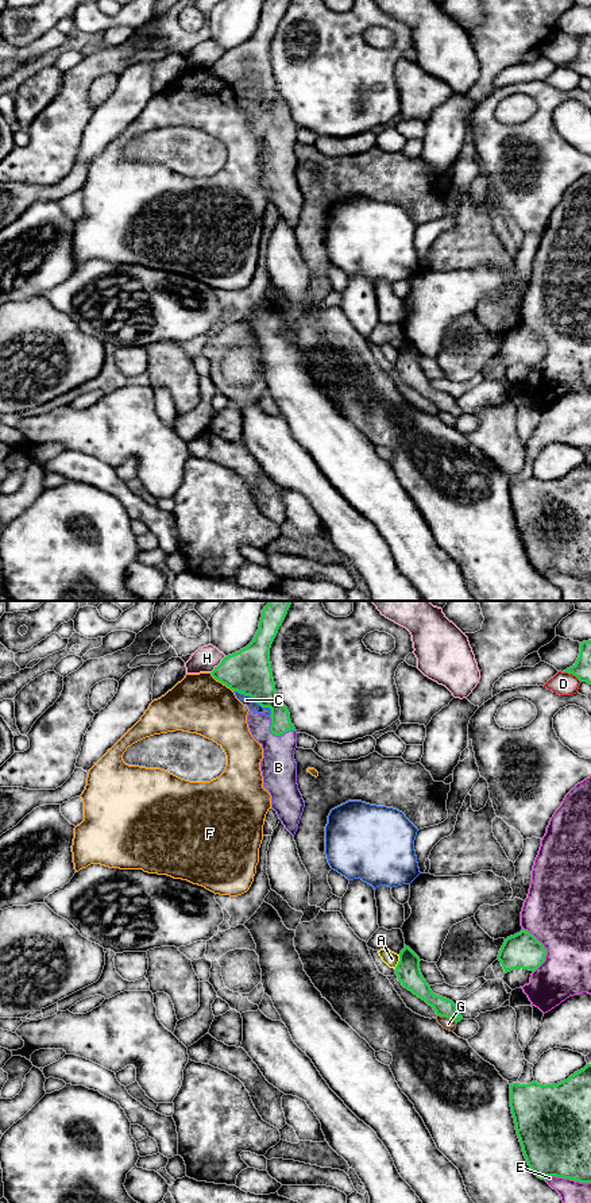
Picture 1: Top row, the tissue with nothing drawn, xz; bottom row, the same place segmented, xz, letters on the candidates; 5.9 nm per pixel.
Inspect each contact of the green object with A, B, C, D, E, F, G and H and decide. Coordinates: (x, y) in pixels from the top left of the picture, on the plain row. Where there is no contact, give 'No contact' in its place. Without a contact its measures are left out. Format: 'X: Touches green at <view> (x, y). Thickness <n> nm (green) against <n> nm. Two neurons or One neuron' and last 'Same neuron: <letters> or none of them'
A: Touches green at xz (398, 357). Thickness 140 nm (green) against 90 nm. Two neurons
B: Touches green at xz (275, 130). Thickness 140 nm (green) against 220 nm. One neuron
C: Touches green at xz (254, 96). Thickness 280 nm (green) against 60 nm. Two neurons
D: Touches green at xz (572, 69). Thickness 110 nm (green) against 140 nm. Two neurons
E: Touches green at xz (544, 343). Thickness 220 nm (green) against 400 nm. Two neurons
F: Touches green at xz (221, 77). Thickness 280 nm (green) against 360 nm. Two neurons
G: Touches green at xz (447, 412). Thickness 110 nm (green) against 70 nm. Two neurons
H: Touches green at xz (219, 60). Thickness 280 nm (green) against 150 nm. Two neurons
Same neuron: B

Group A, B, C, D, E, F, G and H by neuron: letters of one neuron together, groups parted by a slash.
A / B / C / D / E / F / G / H

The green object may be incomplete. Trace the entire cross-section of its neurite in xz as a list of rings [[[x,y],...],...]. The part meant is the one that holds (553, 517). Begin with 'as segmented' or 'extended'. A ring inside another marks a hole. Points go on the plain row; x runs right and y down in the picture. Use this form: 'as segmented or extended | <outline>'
as segmented | [[[591,459],[557,479],[510,479],[510,502],[524,551],[534,570],[546,577],[548,571],[591,578]]]

